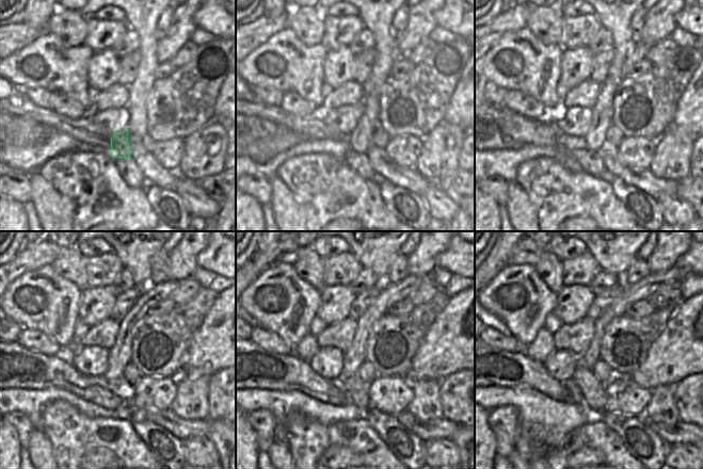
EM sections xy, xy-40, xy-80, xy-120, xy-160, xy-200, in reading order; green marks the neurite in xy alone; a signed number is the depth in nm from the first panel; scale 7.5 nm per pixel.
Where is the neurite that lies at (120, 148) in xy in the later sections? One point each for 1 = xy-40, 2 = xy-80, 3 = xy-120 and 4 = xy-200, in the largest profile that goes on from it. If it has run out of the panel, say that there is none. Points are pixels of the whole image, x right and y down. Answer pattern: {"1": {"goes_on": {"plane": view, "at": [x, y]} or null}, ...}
{"1": {"goes_on": {"plane": "xy-40", "at": [360, 139]}}, "2": {"goes_on": {"plane": "xy-80", "at": [602, 112]}}, "3": {"goes_on": {"plane": "xy-120", "at": [118, 355]}}, "4": {"goes_on": {"plane": "xy-200", "at": [642, 289]}}}

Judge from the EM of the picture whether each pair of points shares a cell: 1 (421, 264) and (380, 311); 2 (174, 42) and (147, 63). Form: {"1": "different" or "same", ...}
{"1": "different", "2": "different"}

